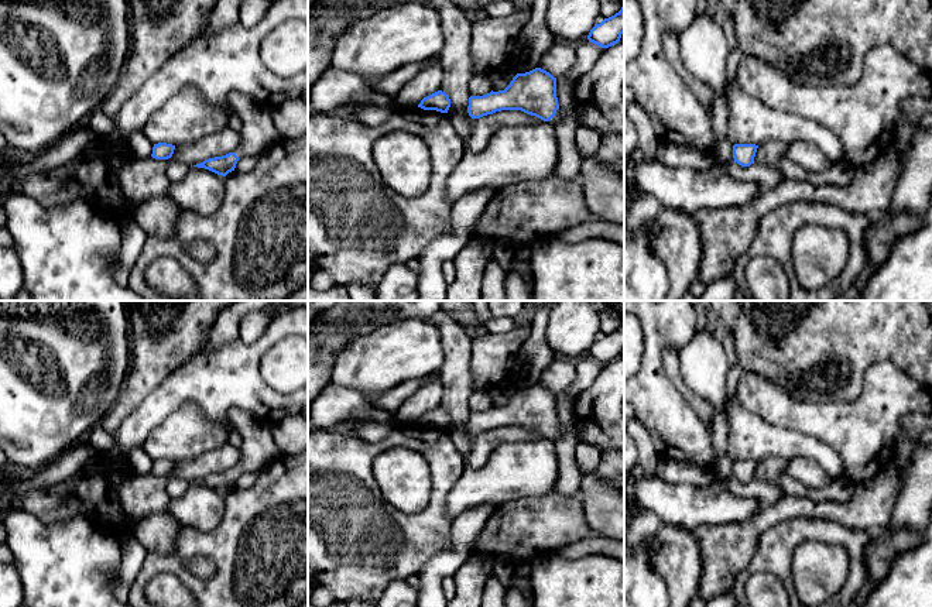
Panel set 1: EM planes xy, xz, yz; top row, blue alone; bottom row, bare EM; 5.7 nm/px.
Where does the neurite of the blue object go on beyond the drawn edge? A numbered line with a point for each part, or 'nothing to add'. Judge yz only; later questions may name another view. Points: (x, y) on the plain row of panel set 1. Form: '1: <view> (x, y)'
nothing to add

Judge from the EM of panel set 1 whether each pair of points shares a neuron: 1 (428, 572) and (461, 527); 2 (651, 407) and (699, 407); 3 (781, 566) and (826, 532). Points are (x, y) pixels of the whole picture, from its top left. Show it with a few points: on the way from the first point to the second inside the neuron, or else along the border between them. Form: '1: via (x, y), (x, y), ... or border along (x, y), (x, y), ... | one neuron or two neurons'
1: via (442, 565), (458, 552), (461, 541) | one neuron
2: border along (671, 380), (696, 415), (711, 424) | two neurons
3: via (781, 552), (801, 532), (812, 532) | one neuron

